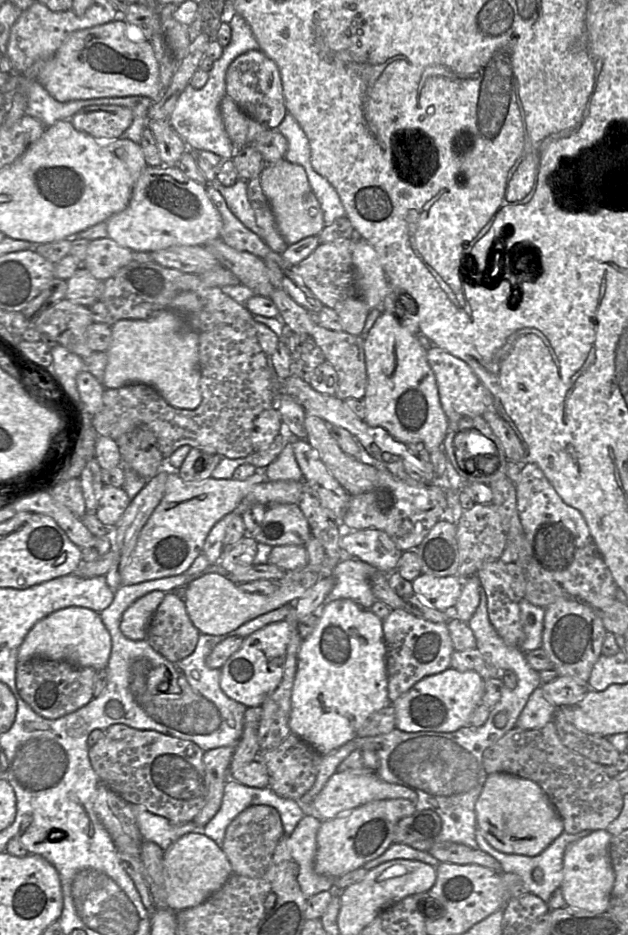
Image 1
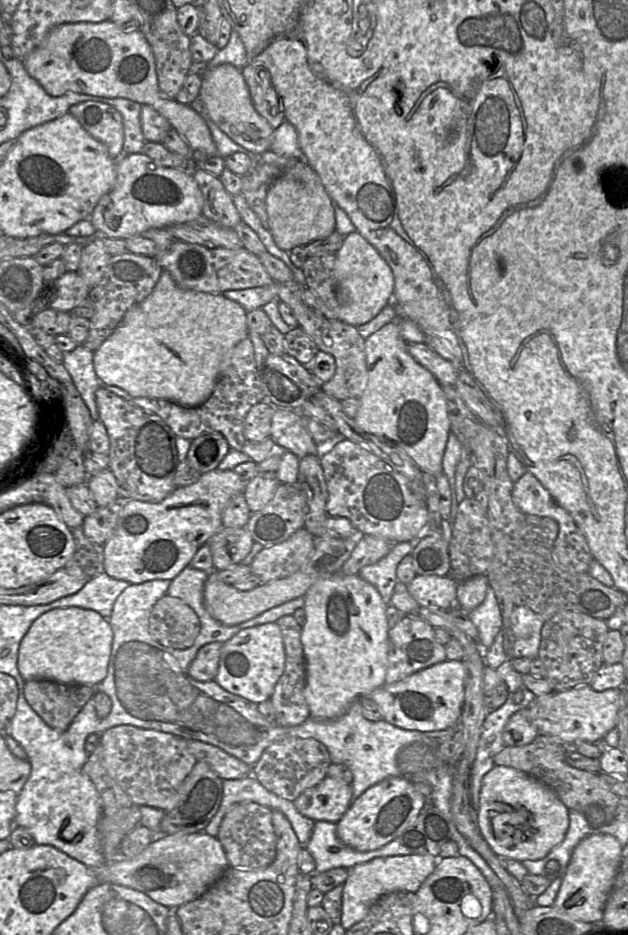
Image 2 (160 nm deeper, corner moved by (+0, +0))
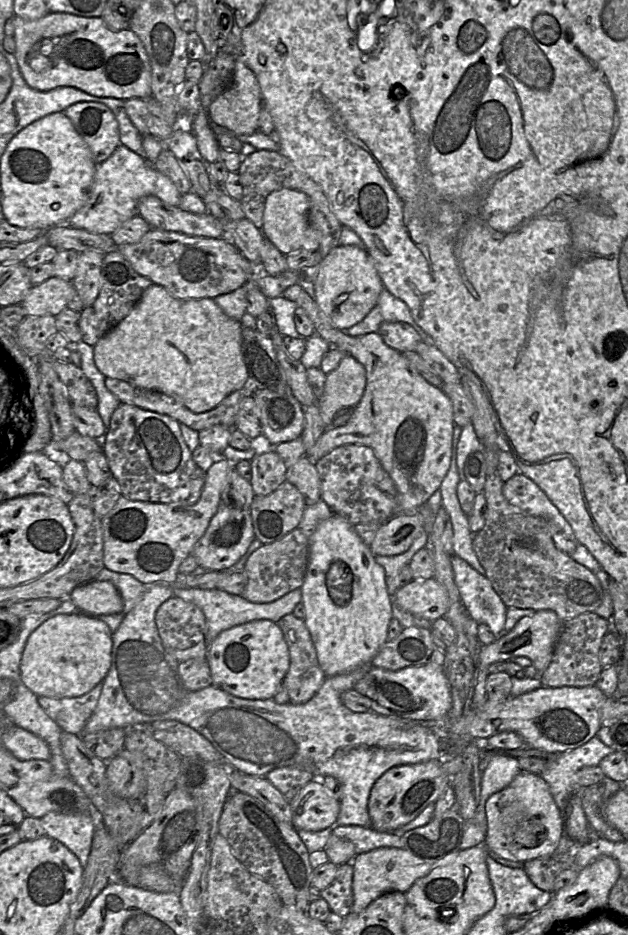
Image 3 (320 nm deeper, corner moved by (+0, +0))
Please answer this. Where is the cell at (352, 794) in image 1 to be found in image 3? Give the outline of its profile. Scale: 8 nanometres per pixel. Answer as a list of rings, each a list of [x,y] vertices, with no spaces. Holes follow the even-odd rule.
[[[321,779],[308,782],[290,802],[292,825],[298,830],[321,831],[336,824],[340,801],[324,786]]]

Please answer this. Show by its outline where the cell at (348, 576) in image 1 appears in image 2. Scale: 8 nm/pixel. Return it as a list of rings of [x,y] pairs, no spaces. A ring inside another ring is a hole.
[[[420,532],[413,542],[402,542],[393,544],[390,552],[377,563],[363,567],[359,571],[359,576],[372,584],[380,593],[386,604],[391,604],[393,590],[398,581],[396,570],[401,560],[412,554],[414,547],[424,537],[424,532]]]

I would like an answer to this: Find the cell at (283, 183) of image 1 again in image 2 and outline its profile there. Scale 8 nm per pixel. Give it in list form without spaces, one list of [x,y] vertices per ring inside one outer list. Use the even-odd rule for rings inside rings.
[[[291,159],[283,174],[269,187],[266,195],[269,231],[276,246],[284,251],[326,238],[335,231],[334,202],[319,176],[308,163]]]

